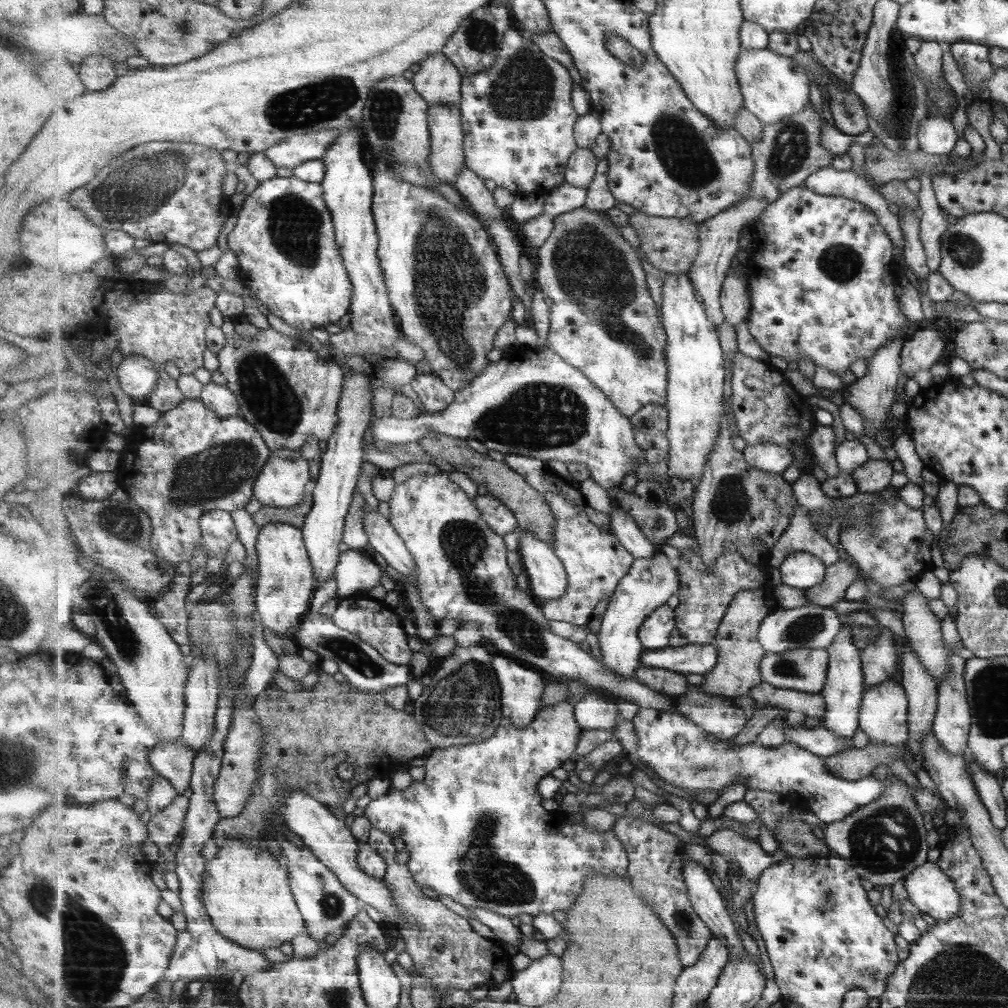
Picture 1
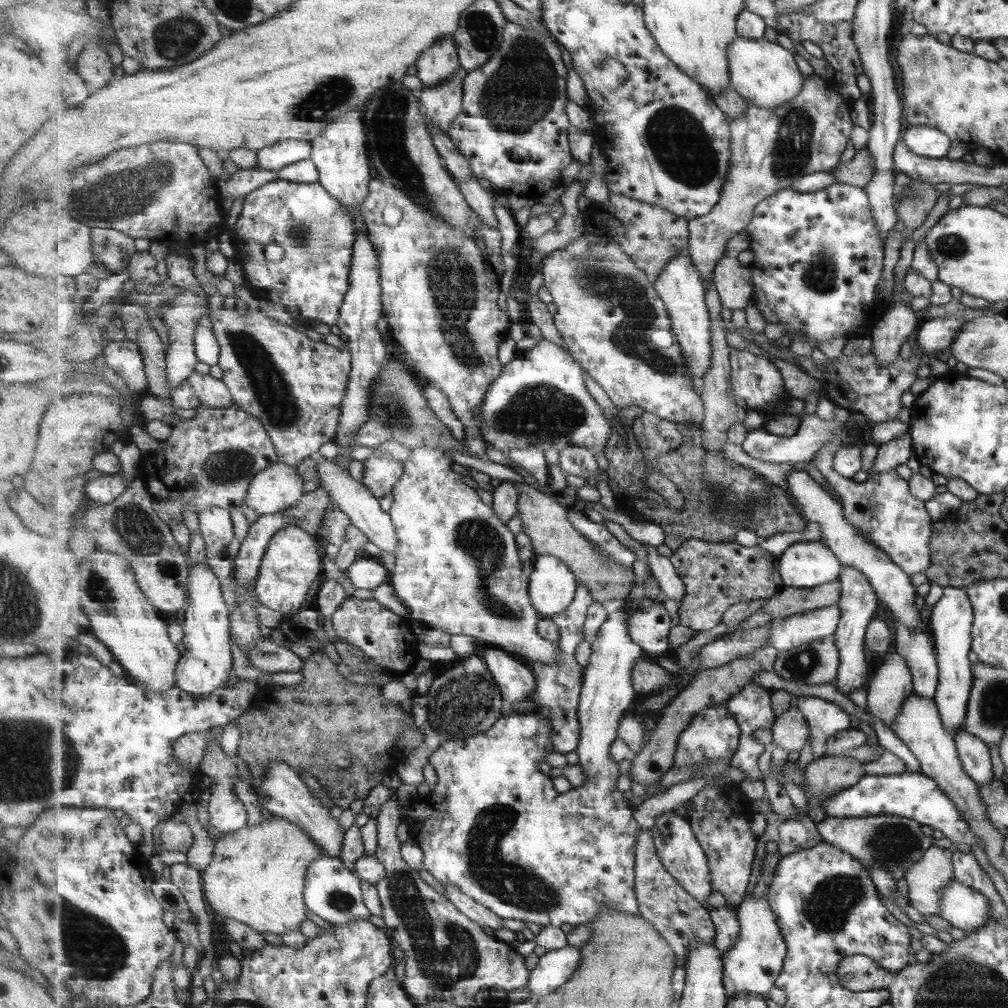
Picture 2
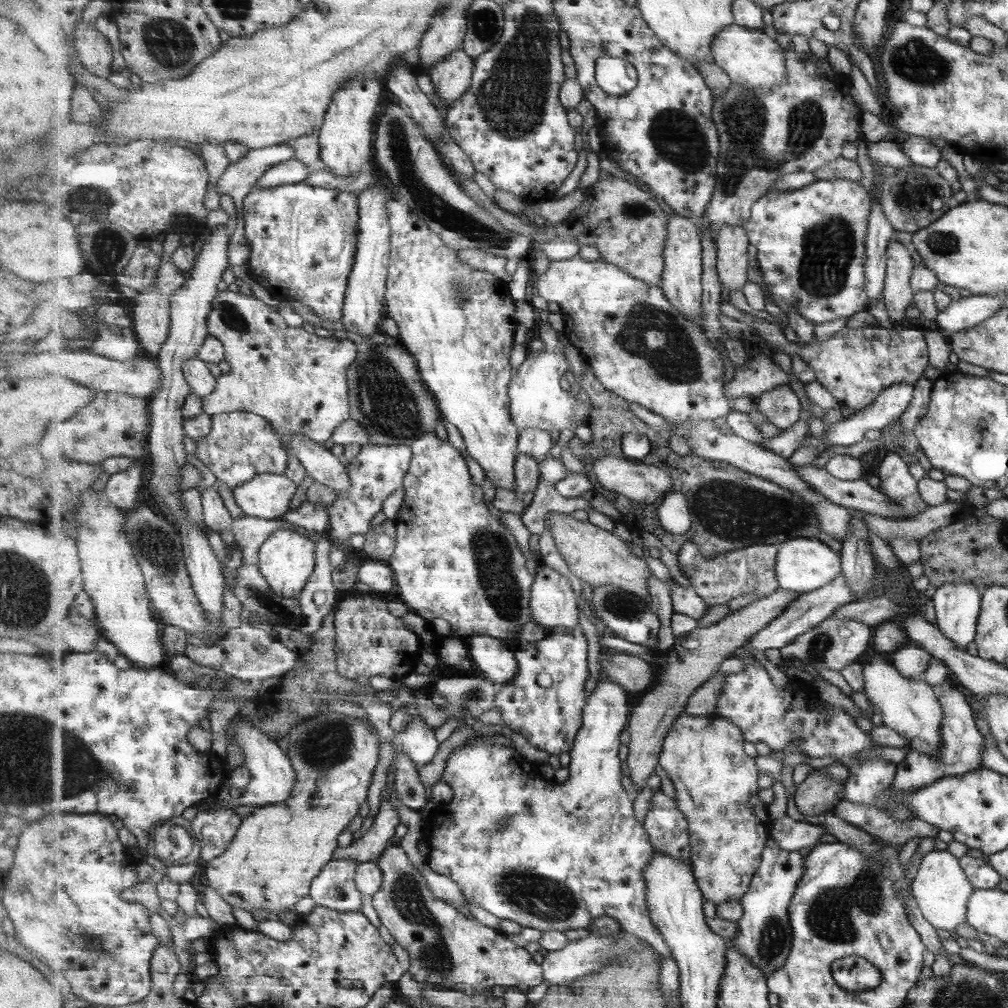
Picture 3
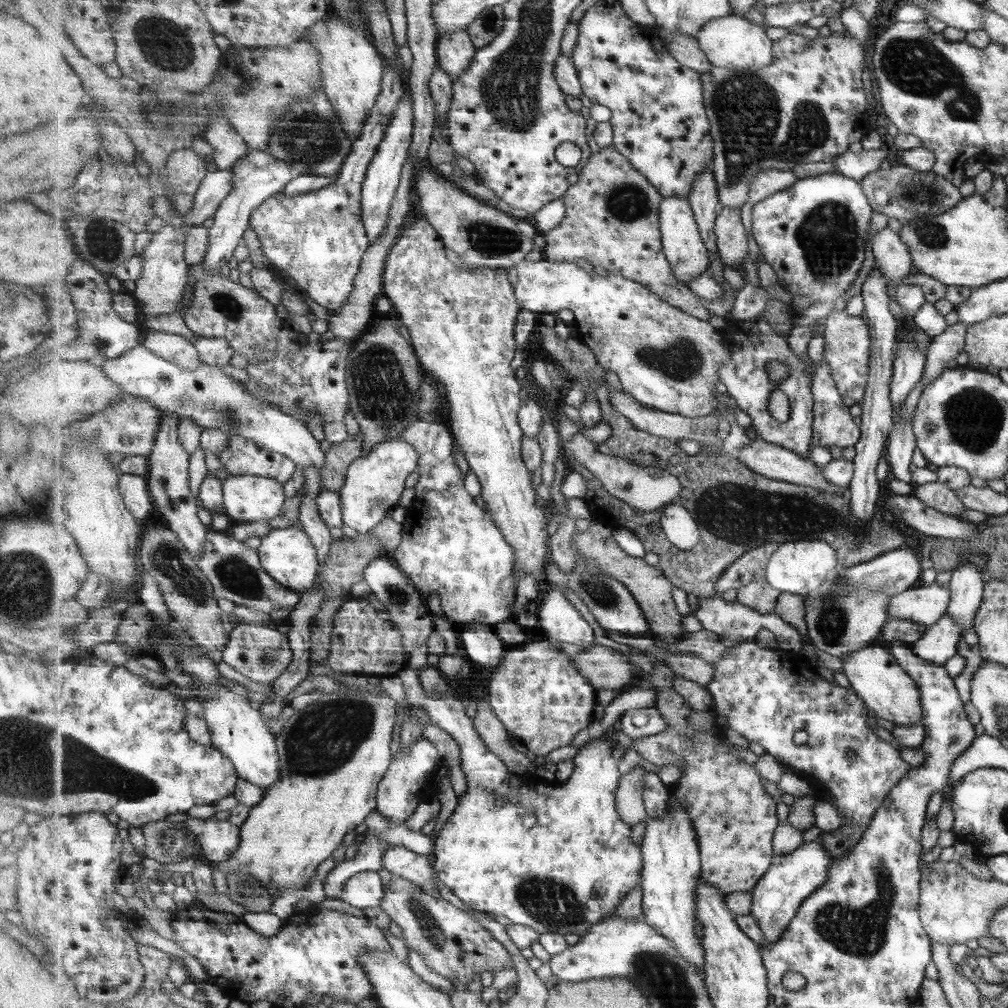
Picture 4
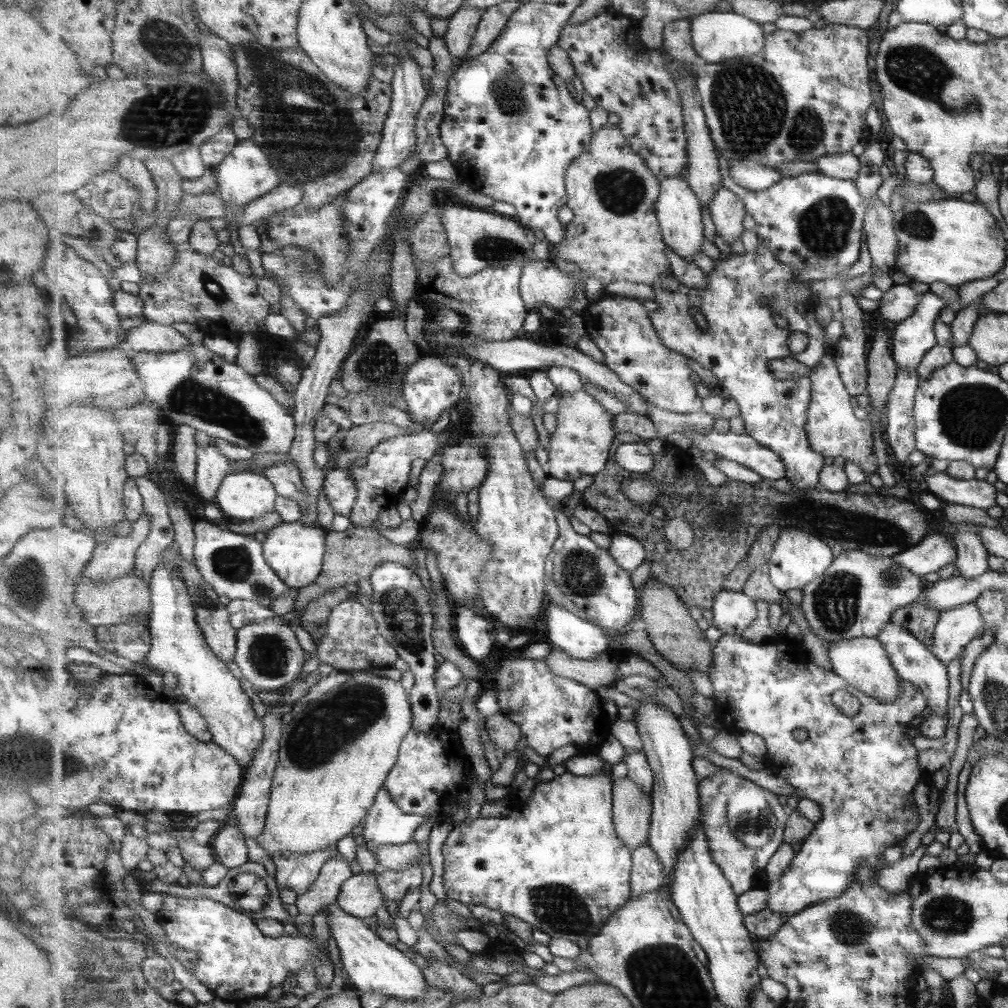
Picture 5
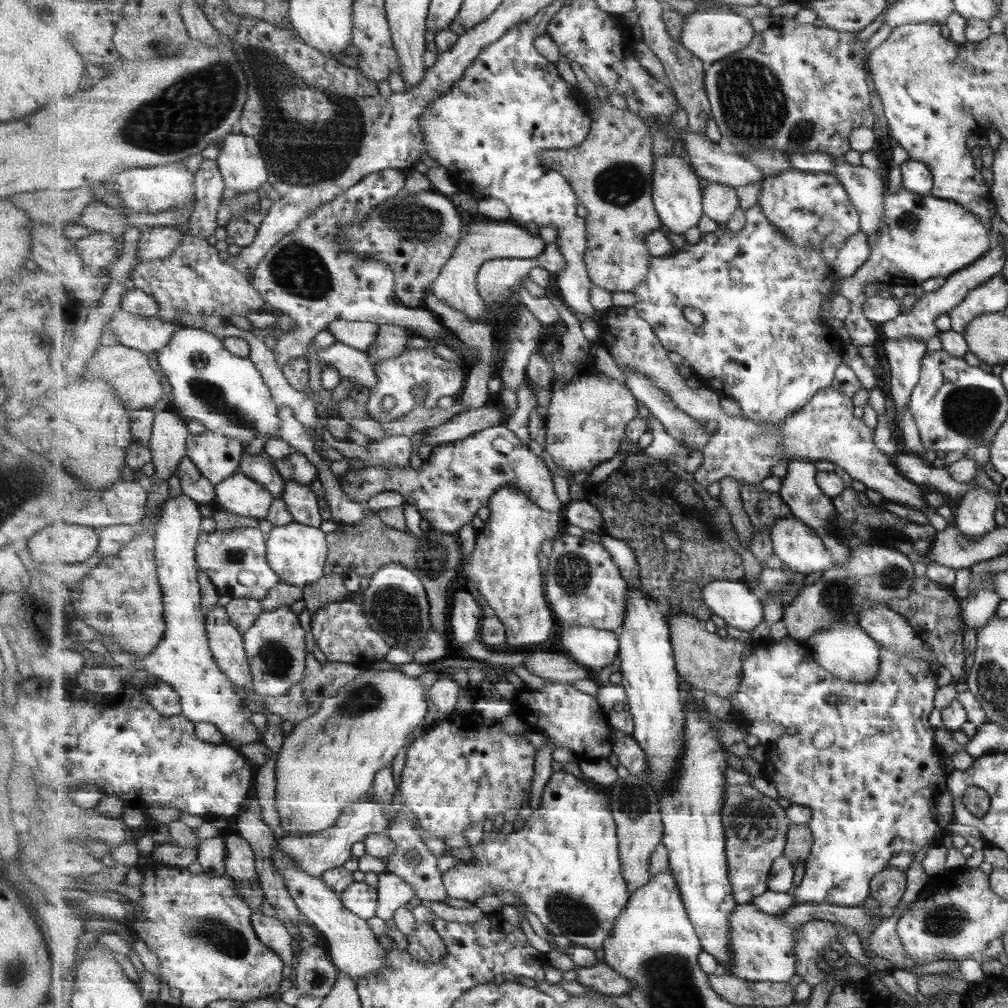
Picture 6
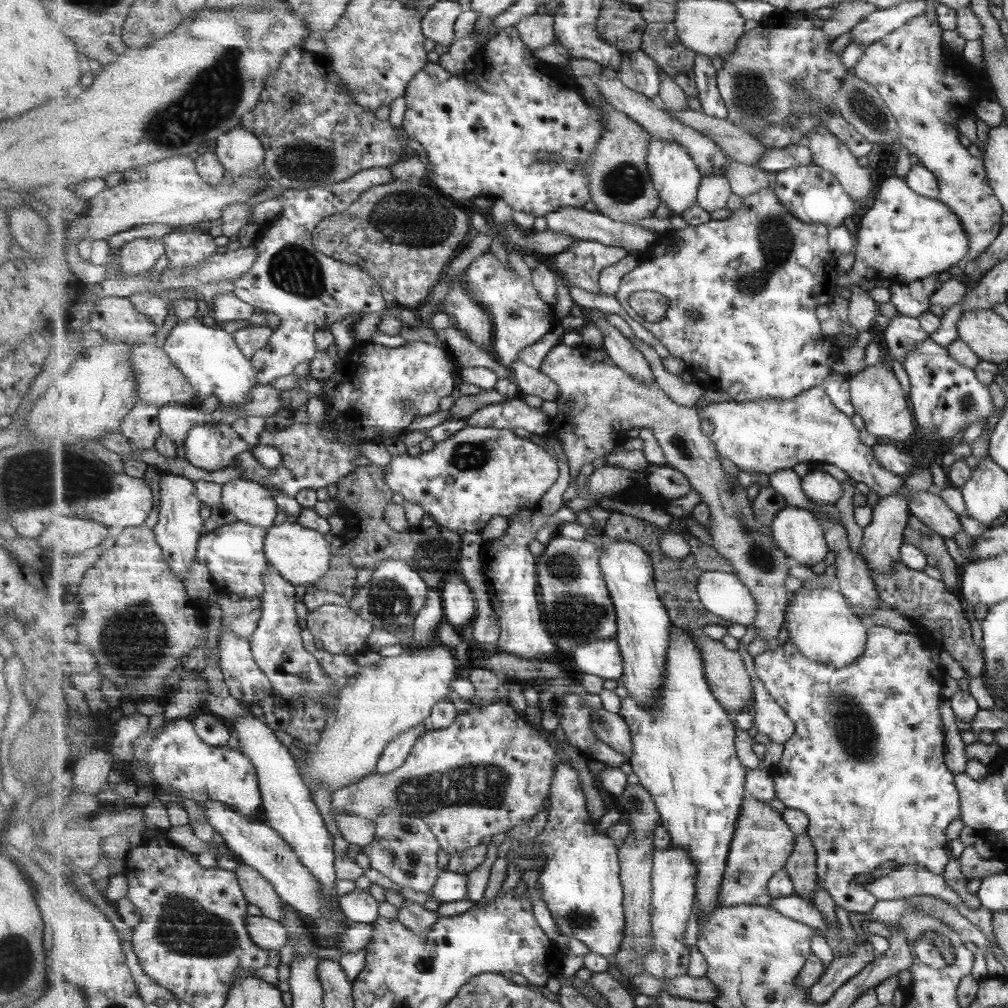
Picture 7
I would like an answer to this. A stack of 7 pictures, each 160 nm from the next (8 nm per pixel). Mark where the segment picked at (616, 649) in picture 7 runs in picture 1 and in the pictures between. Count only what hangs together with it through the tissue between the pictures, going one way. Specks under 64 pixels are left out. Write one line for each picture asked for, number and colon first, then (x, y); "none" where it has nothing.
1: (548, 578)
2: (553, 586)
3: (554, 605)
4: (558, 619)
5: (579, 638)
6: (595, 649)

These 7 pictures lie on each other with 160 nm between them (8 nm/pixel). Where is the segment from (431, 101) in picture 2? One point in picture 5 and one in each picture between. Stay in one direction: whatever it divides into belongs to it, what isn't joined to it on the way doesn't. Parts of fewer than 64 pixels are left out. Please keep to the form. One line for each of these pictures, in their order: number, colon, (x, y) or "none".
3: (452, 77)
4: (456, 51)
5: (463, 25)

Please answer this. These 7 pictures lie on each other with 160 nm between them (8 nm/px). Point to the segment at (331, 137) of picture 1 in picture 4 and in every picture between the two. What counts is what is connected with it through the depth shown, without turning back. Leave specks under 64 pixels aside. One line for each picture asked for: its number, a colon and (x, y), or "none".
2: (287, 152)
3: (239, 178)
4: (216, 186)

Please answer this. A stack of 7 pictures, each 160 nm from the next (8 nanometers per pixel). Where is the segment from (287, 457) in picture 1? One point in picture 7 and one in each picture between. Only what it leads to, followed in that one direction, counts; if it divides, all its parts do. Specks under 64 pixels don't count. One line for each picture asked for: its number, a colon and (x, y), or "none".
2: (276, 489)
3: (268, 495)
4: (248, 498)
5: (245, 495)
6: (238, 494)
7: (253, 503)

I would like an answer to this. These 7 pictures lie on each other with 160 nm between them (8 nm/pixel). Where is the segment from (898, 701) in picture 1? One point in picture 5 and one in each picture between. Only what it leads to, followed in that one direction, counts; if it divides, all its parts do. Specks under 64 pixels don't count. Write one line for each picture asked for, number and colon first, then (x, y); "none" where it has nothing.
2: (887, 690)
3: (910, 661)
4: (939, 642)
5: (955, 628)

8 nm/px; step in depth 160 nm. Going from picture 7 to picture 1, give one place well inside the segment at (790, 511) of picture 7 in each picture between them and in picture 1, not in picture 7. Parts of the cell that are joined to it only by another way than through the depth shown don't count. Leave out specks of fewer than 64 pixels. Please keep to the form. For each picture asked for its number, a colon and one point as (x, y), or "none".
1: (801, 570)
2: (804, 565)
3: (804, 565)
4: (800, 567)
5: (799, 558)
6: (796, 544)

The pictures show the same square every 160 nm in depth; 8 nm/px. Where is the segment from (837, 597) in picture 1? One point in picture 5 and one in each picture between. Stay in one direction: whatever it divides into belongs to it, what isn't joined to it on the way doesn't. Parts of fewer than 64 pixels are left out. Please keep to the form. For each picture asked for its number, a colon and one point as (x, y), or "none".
2: (790, 601)
3: (697, 656)
4: (630, 797)
5: (633, 808)

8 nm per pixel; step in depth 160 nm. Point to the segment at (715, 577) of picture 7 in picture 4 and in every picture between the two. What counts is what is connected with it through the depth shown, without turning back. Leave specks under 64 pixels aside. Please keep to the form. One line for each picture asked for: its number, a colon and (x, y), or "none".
4: (736, 623)
5: (733, 613)
6: (740, 608)

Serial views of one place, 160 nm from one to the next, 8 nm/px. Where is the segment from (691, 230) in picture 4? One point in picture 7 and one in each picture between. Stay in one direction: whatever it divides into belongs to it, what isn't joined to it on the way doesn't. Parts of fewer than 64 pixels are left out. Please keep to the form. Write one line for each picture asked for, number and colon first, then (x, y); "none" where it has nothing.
5: (679, 210)
6: (679, 200)
7: (677, 178)

